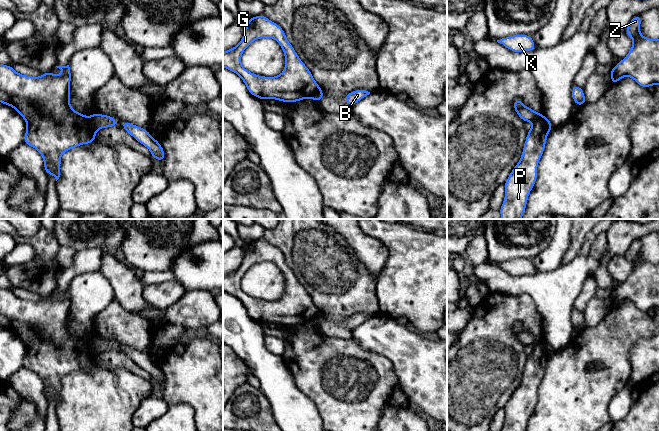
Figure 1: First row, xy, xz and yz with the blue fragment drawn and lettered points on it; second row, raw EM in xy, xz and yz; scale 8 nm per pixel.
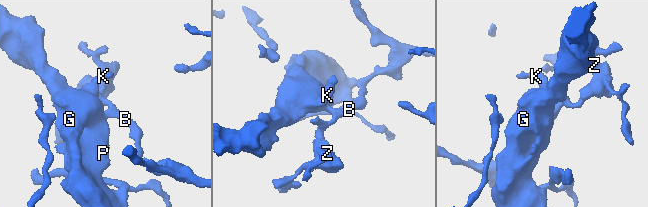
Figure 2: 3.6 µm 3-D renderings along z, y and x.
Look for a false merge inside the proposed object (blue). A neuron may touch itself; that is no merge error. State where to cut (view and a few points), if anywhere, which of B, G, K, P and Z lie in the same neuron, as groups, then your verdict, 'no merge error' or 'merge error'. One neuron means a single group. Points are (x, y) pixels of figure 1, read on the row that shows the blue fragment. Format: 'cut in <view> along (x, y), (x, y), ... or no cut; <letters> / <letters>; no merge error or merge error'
cut in xy along (88, 117), (88, 125), (94, 132); B Z / G K P; merge error

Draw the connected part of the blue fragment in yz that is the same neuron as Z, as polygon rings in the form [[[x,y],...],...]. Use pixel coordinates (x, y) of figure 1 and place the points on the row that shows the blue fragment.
[[[635,15],[626,28],[626,34],[633,39],[627,56],[611,68],[611,84],[629,76],[640,87],[659,85],[659,39],[653,40],[641,35],[641,15]]]

